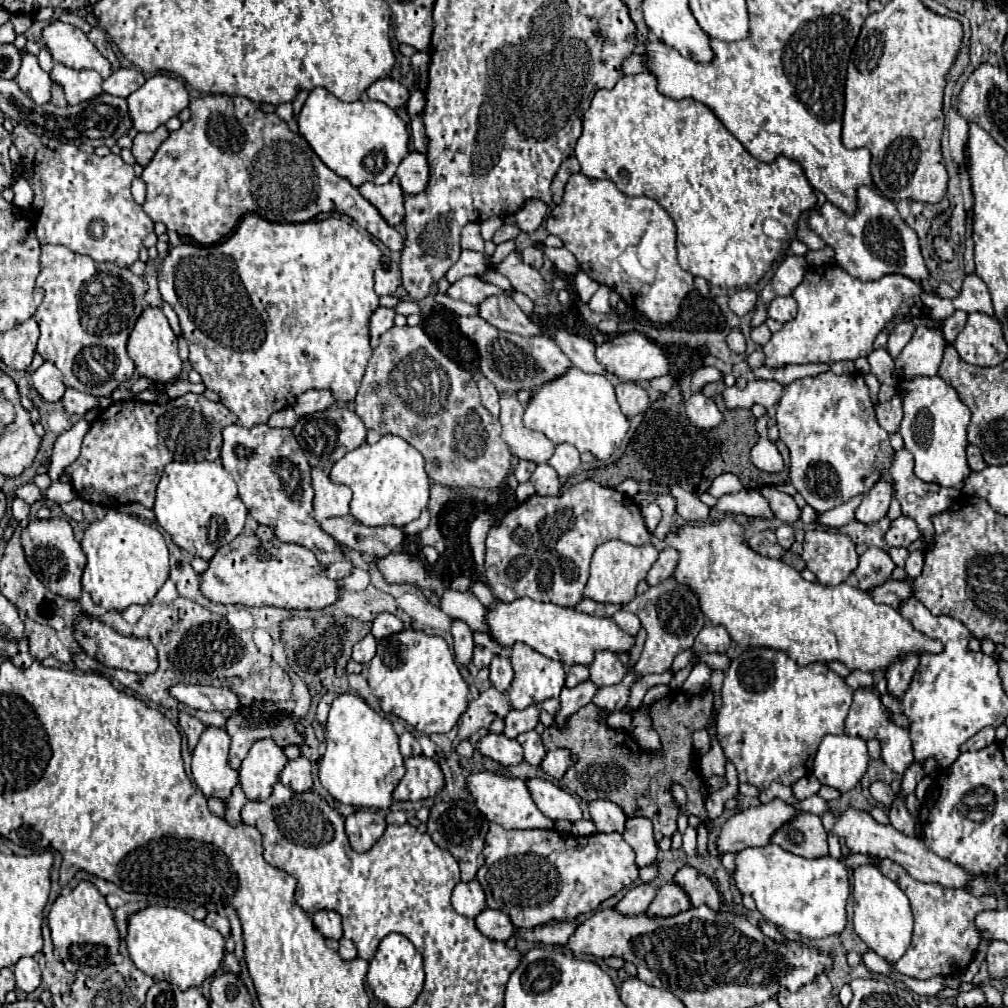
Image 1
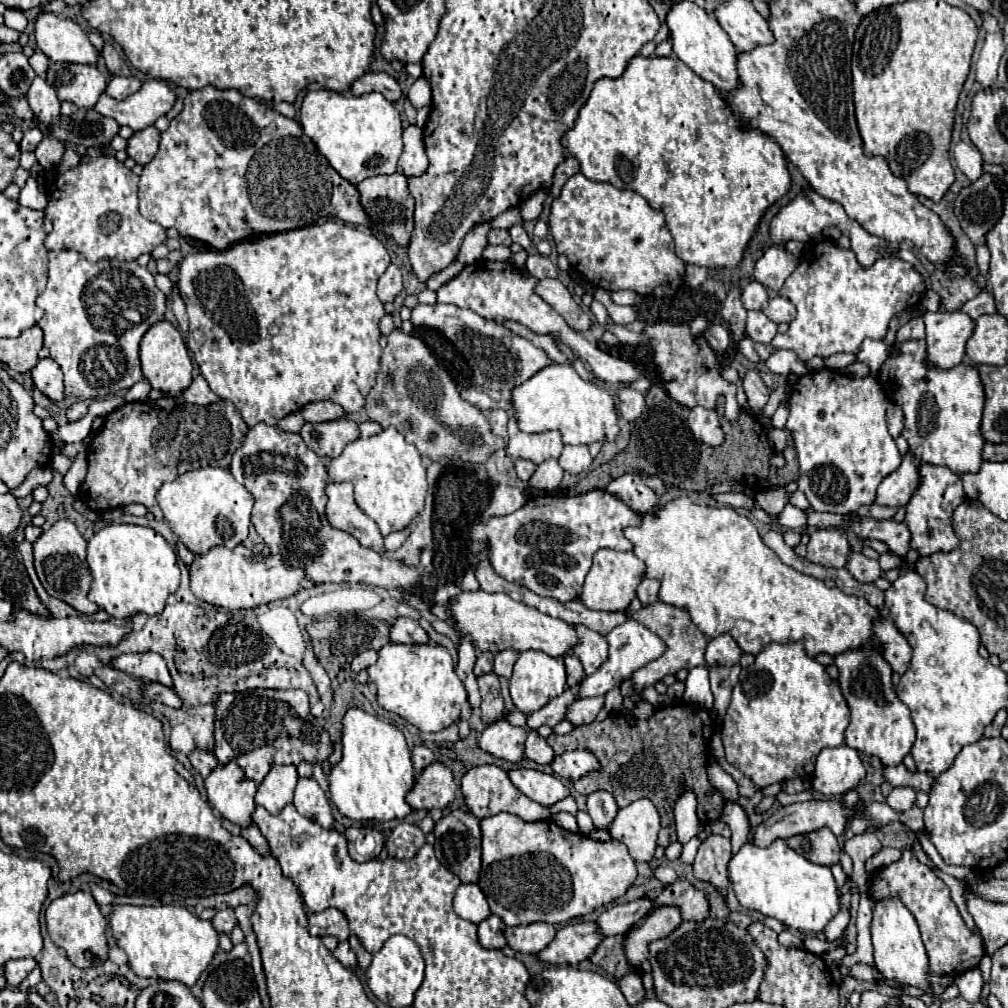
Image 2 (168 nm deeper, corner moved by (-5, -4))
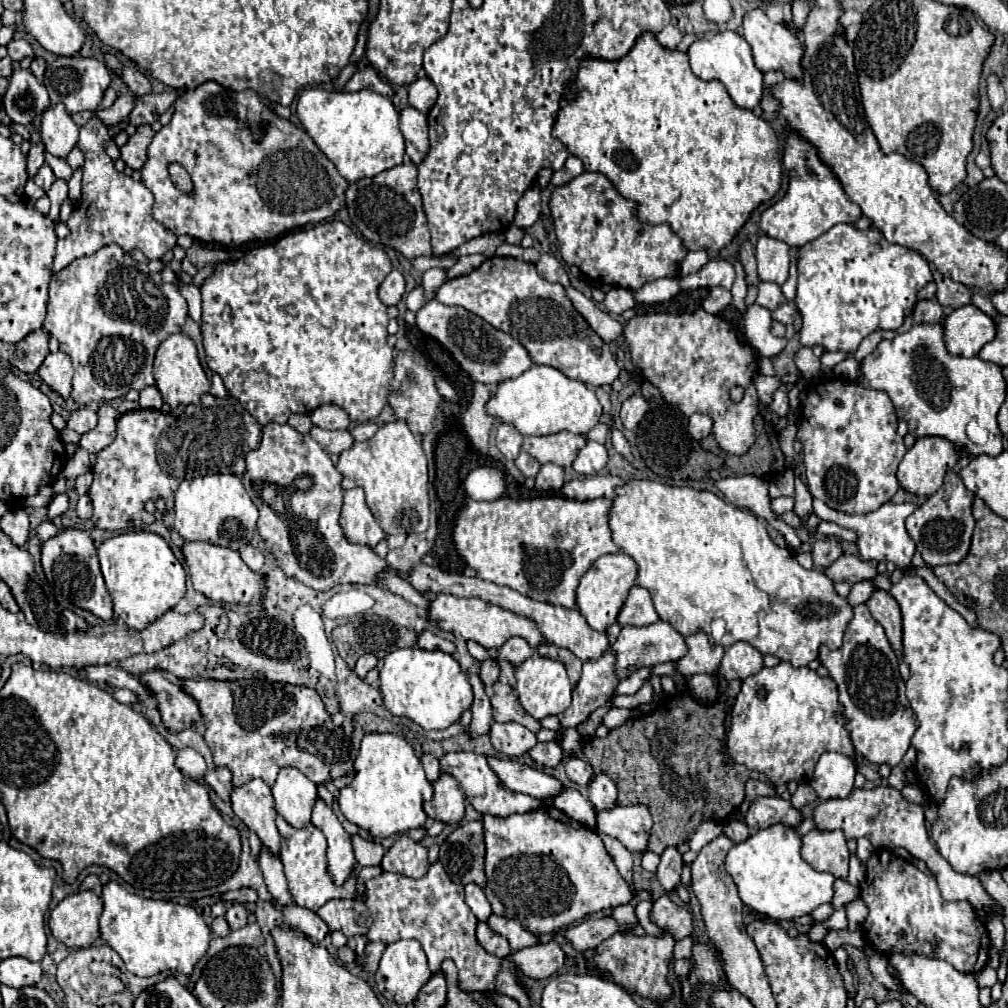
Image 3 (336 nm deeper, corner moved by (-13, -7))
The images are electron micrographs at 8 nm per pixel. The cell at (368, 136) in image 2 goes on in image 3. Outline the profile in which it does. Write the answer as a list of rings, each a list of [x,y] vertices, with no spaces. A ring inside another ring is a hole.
[[[310,88],[298,98],[298,118],[316,142],[316,146],[334,162],[338,172],[348,180],[360,180],[362,176],[376,176],[390,170],[404,160],[404,136],[400,132],[400,114],[392,100],[370,92],[340,92]]]

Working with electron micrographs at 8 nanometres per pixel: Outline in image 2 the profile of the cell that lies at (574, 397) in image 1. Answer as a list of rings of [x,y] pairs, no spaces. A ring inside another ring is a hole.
[[[546,365],[528,381],[516,385],[510,393],[514,417],[520,431],[524,433],[560,431],[564,443],[590,445],[592,441],[614,439],[620,431],[614,399],[592,381],[580,379],[580,375],[570,365]]]

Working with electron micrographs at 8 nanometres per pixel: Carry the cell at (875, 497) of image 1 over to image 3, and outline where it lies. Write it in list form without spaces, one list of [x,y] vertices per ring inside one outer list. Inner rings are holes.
[[[938,436],[918,438],[906,452],[898,468],[898,484],[916,496],[932,496],[950,470],[960,460],[956,446]]]

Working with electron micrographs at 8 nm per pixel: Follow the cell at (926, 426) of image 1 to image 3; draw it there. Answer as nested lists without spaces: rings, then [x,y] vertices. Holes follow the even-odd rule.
[[[914,324],[908,332],[896,334],[894,340],[884,340],[878,348],[868,354],[862,364],[862,378],[858,380],[866,388],[880,388],[888,392],[890,400],[894,402],[896,414],[908,422],[908,432],[914,438],[922,436],[942,436],[956,444],[958,452],[968,452],[970,458],[986,454],[998,456],[1004,450],[1004,438],[998,430],[996,414],[1006,398],[1006,384],[1000,372],[1000,366],[992,362],[984,362],[978,356],[974,358],[960,358],[950,356],[944,338],[942,338],[942,324]]]

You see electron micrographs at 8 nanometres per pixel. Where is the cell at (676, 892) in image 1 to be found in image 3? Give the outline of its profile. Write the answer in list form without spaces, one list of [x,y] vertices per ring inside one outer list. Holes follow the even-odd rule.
[[[662,930],[660,936],[634,936],[634,934],[614,934],[608,940],[604,940],[596,948],[596,956],[592,962],[602,970],[608,972],[610,978],[616,984],[620,984],[626,990],[634,990],[640,996],[656,1002],[664,1002],[670,994],[672,988],[666,982],[666,976],[670,972],[668,968],[668,958],[672,954],[676,940],[668,930]]]

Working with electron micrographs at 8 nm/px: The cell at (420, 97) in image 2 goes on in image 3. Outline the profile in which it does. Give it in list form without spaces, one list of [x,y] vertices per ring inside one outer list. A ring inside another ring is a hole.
[[[418,78],[416,82],[412,82],[408,94],[410,94],[410,106],[424,114],[428,114],[438,100],[438,90],[434,88],[430,78]]]

